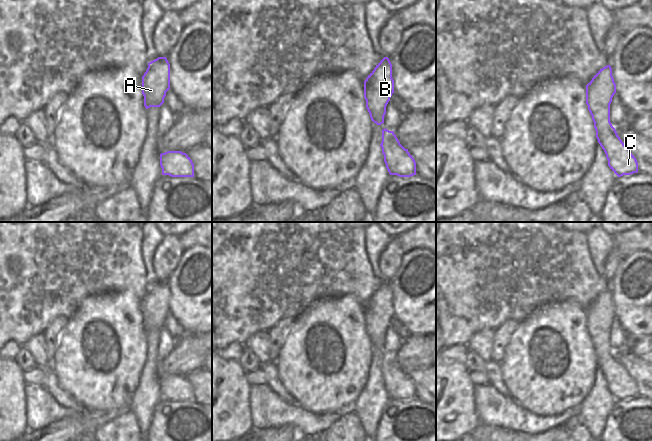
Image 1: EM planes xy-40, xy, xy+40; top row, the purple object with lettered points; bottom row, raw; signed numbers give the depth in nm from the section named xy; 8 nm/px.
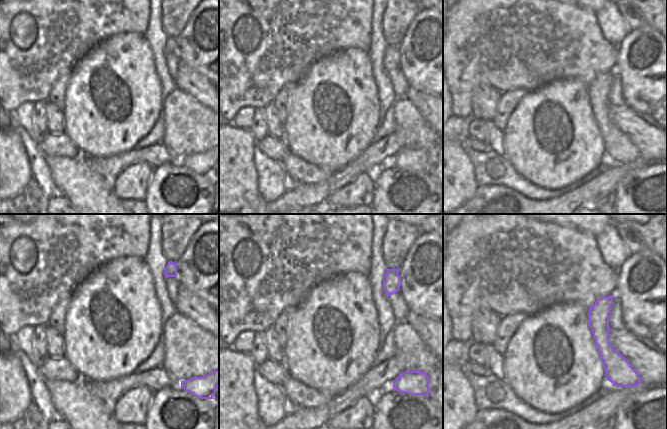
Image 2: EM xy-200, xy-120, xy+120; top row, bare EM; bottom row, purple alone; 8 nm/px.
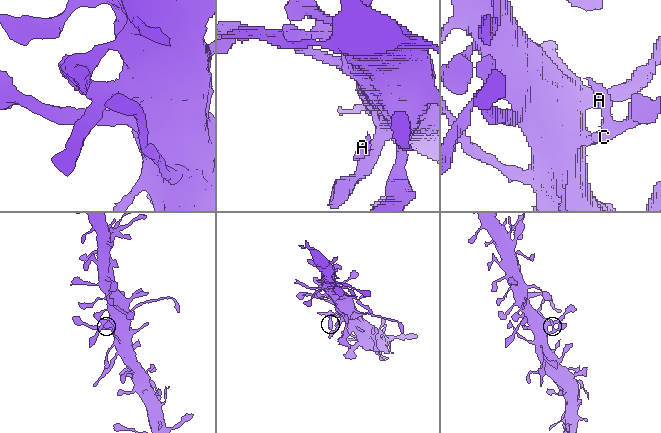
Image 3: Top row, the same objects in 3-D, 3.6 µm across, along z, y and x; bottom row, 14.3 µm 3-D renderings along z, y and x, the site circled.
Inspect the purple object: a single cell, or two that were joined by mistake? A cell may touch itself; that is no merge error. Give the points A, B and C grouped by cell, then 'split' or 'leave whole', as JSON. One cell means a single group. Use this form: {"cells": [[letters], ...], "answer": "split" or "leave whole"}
{"cells": [["A", "B", "C"]], "answer": "leave whole"}

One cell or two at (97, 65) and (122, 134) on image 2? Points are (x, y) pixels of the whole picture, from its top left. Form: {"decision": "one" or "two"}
{"decision": "one"}

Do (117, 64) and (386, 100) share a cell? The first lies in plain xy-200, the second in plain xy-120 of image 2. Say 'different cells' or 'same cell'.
different cells

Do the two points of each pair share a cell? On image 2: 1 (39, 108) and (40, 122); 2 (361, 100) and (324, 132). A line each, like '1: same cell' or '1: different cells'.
1: same cell
2: same cell

